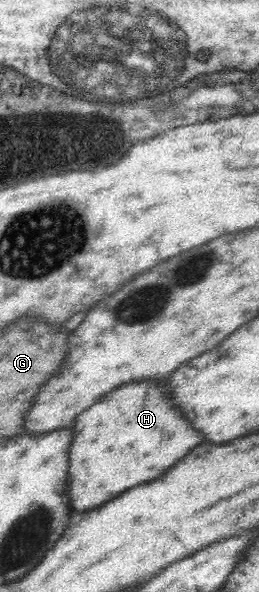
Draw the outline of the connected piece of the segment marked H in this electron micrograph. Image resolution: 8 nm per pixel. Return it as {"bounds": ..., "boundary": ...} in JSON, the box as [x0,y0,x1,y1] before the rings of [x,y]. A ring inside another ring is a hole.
{"bounds":[68,381,202,512],"boundary":[[[156,381],[120,386],[104,395],[102,402],[80,412],[71,428],[68,496],[76,512],[94,510],[128,488],[156,480],[202,440],[202,434],[198,434],[188,420],[182,420],[178,410],[166,398],[164,384]],[[146,454],[156,454],[158,458],[140,458]]]}

